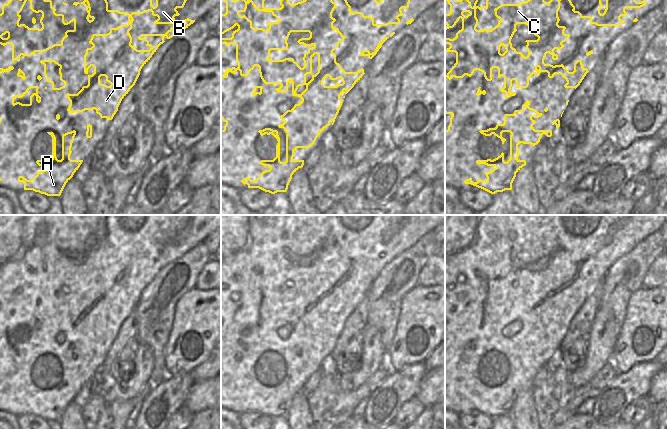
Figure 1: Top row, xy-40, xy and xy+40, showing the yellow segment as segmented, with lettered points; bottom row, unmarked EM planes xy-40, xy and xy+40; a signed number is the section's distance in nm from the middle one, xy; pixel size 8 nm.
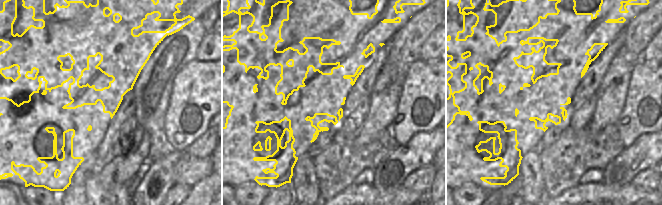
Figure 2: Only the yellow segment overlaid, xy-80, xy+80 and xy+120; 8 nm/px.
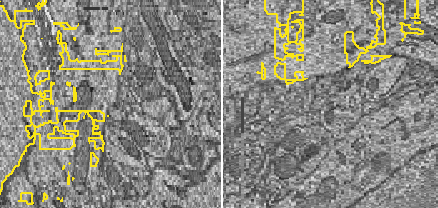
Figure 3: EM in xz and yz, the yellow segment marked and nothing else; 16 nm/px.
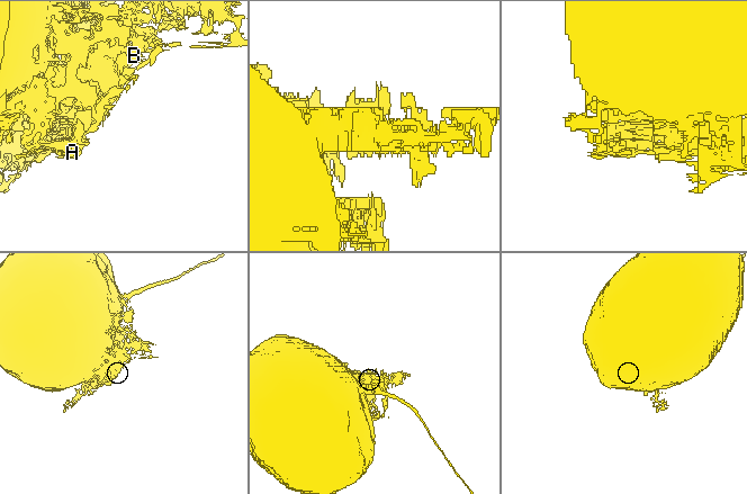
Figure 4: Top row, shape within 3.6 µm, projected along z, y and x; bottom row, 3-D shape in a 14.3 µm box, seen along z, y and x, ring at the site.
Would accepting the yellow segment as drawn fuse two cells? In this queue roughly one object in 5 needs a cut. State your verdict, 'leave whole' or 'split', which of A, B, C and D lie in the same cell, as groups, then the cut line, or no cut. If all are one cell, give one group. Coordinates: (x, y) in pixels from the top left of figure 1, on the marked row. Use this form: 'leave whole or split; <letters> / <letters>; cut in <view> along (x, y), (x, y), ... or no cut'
leave whole; A B C D; no cut

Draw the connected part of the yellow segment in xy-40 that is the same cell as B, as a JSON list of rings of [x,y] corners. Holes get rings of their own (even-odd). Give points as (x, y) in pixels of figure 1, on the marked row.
[[[104,0],[107,12],[117,12],[119,14],[128,15],[128,24],[121,24],[117,28],[111,28],[107,34],[93,34],[89,43],[93,46],[86,49],[84,55],[84,73],[88,75],[88,85],[83,86],[77,94],[66,94],[70,101],[67,111],[71,114],[75,112],[83,112],[85,110],[96,110],[101,118],[112,120],[122,99],[128,94],[130,89],[135,85],[142,67],[150,60],[158,47],[163,44],[164,38],[172,38],[179,34],[195,20],[189,18],[176,22],[175,16],[180,14],[177,8],[183,8],[187,0],[156,0],[156,6],[152,5],[152,0]],[[152,12],[153,16],[157,16],[154,24],[173,24],[165,34],[141,34],[138,39],[145,40],[146,46],[150,46],[149,50],[137,50],[132,46],[132,37],[129,31],[132,29],[134,21],[133,14],[143,14]]]

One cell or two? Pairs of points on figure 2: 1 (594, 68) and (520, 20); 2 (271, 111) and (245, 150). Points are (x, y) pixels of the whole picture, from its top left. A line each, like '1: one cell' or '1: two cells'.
1: two cells
2: one cell

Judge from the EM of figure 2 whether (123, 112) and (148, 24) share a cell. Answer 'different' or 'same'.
different

